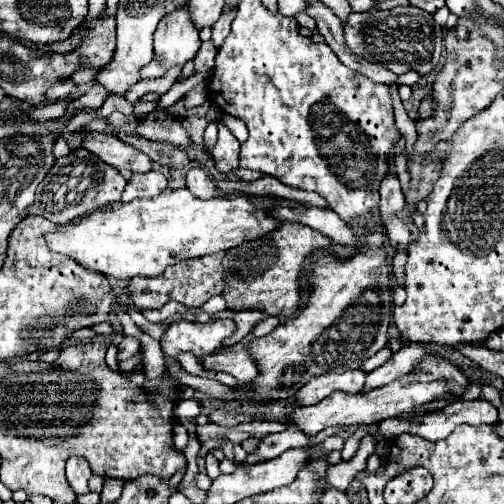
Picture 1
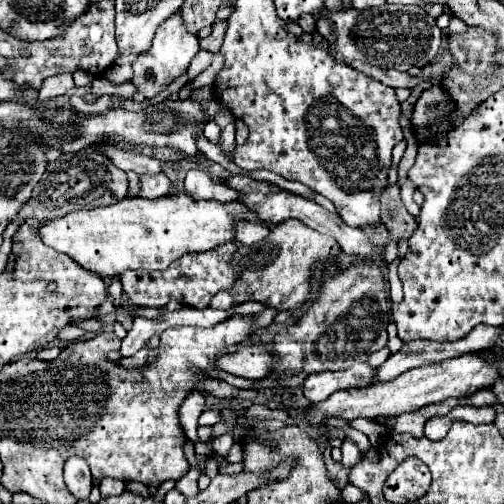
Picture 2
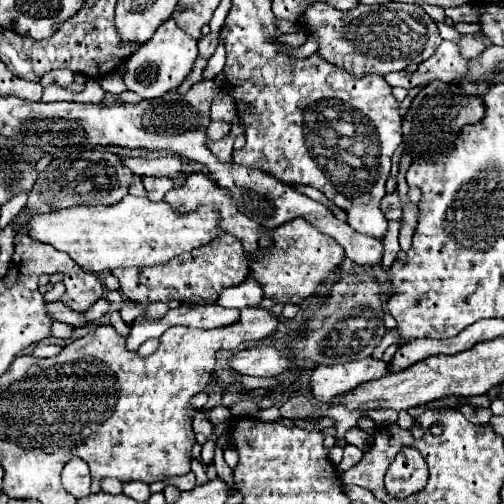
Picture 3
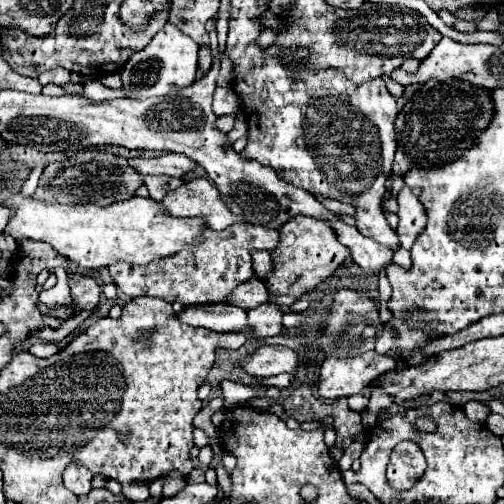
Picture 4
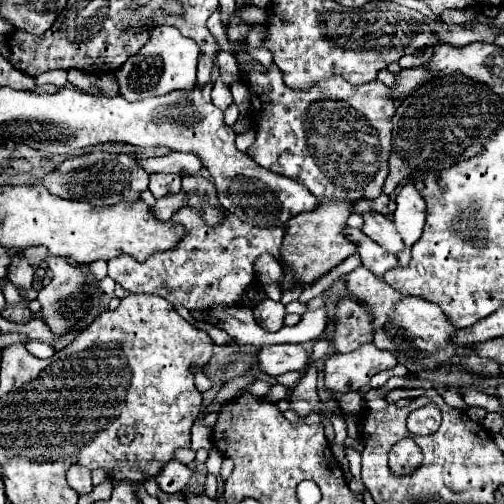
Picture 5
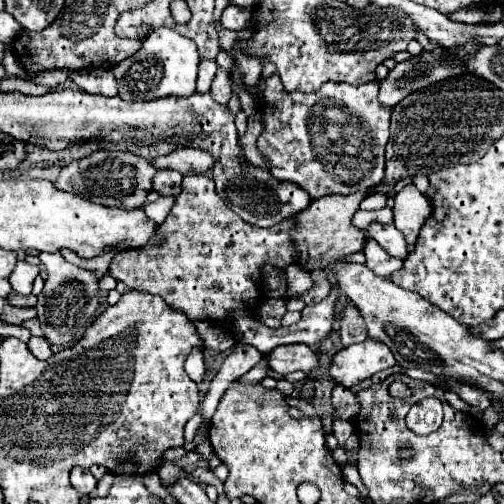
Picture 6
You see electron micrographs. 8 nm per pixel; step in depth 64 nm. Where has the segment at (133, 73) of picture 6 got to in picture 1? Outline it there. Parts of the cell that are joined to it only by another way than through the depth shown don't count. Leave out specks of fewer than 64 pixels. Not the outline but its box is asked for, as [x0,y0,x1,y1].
[140,8,200,78]

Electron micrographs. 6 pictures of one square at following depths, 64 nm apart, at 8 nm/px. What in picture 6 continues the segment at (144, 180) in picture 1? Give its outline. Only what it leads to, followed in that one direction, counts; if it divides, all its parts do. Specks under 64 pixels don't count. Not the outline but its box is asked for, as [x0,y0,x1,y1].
[154,170,182,196]

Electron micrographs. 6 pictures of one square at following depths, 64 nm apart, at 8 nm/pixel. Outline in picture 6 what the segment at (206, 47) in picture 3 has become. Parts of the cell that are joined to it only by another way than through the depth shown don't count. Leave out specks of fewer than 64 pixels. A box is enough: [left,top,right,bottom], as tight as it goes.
[198,60,216,94]

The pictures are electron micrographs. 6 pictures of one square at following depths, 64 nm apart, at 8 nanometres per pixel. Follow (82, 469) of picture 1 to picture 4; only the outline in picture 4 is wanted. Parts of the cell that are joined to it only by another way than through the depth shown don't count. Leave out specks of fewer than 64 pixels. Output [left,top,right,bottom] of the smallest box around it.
[64,464,92,496]

